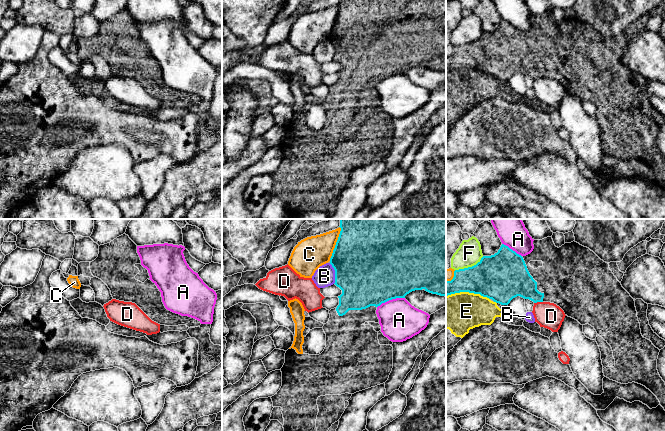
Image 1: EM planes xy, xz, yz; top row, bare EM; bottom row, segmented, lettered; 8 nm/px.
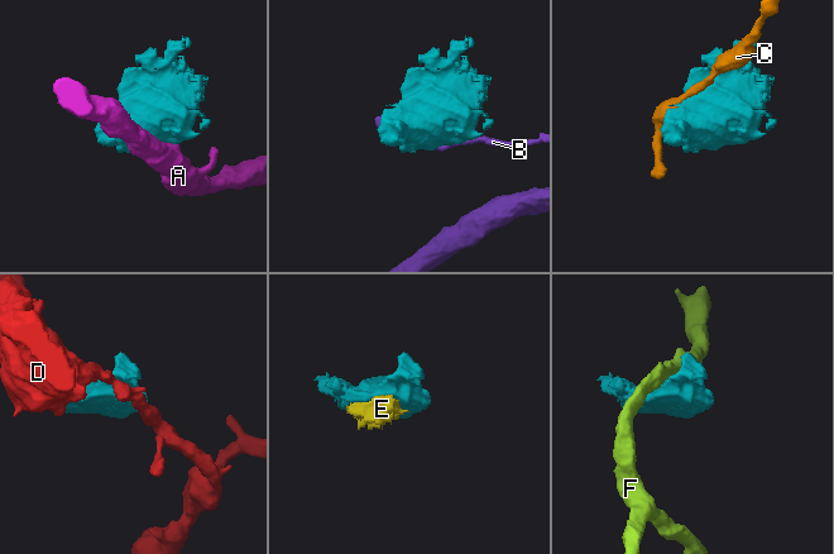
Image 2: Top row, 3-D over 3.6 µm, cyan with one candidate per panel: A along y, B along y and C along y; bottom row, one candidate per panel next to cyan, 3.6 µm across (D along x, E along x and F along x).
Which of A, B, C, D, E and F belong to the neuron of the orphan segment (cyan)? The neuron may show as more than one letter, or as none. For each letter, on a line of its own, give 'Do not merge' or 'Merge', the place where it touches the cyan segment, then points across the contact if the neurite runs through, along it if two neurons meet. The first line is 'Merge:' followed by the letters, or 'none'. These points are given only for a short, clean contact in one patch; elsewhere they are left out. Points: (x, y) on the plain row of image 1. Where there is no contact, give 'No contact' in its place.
Merge: none
A: Do not merge. Touches cyan at xz (390, 75)
B: Do not merge. Touches cyan at xz (335, 49)
C: Do not merge. Touches cyan at xz (336, 19)
D: Do not merge. Touches cyan at yz (538, 77). Boundary: yz (542, 77), (534, 79)
E: Do not merge. Touches cyan at yz (468, 67)
F: Do not merge. Touches cyan at yz (469, 43)

